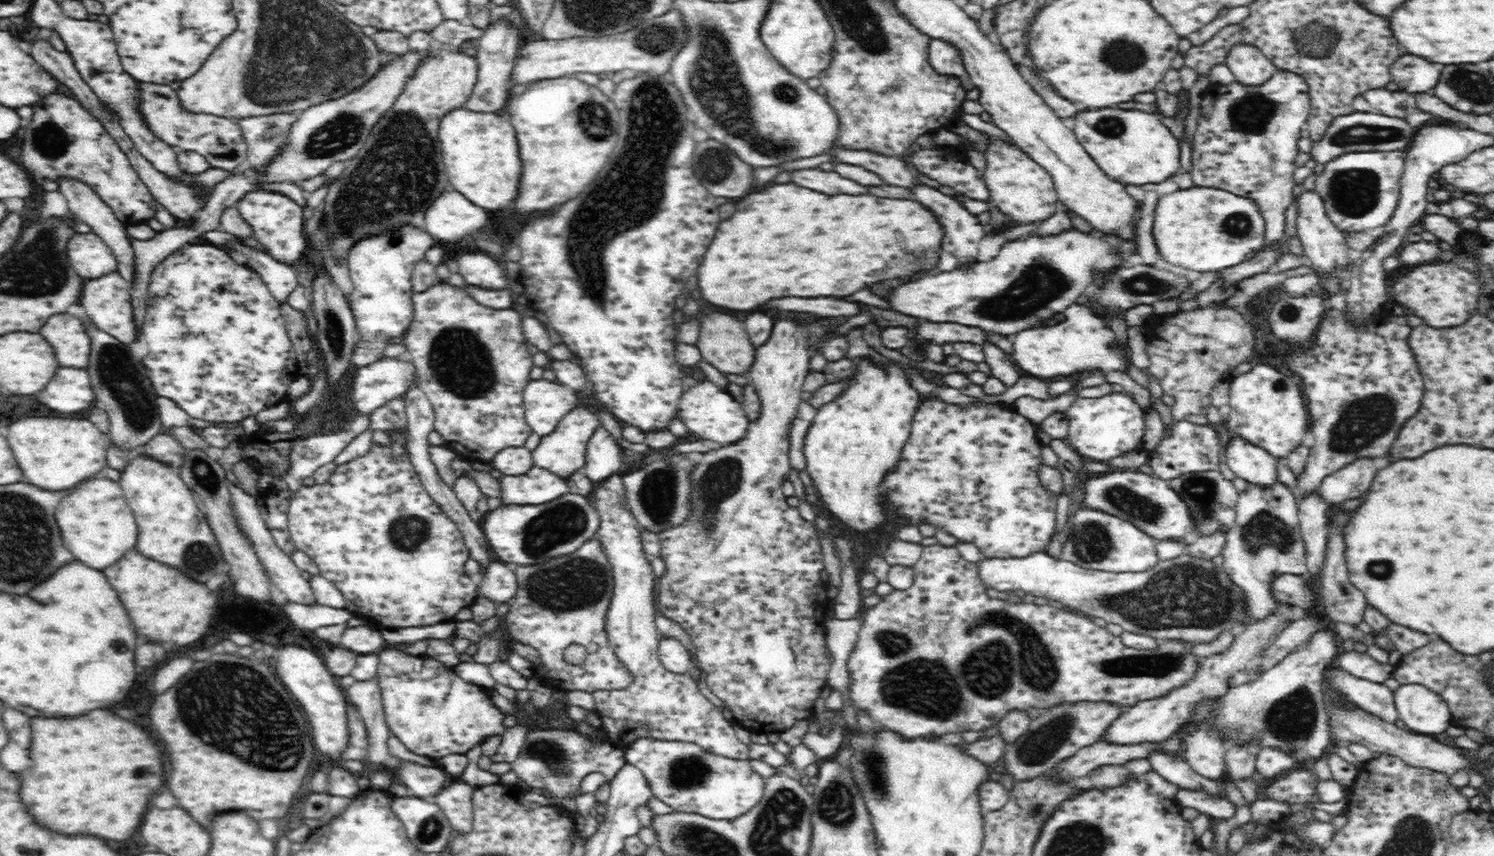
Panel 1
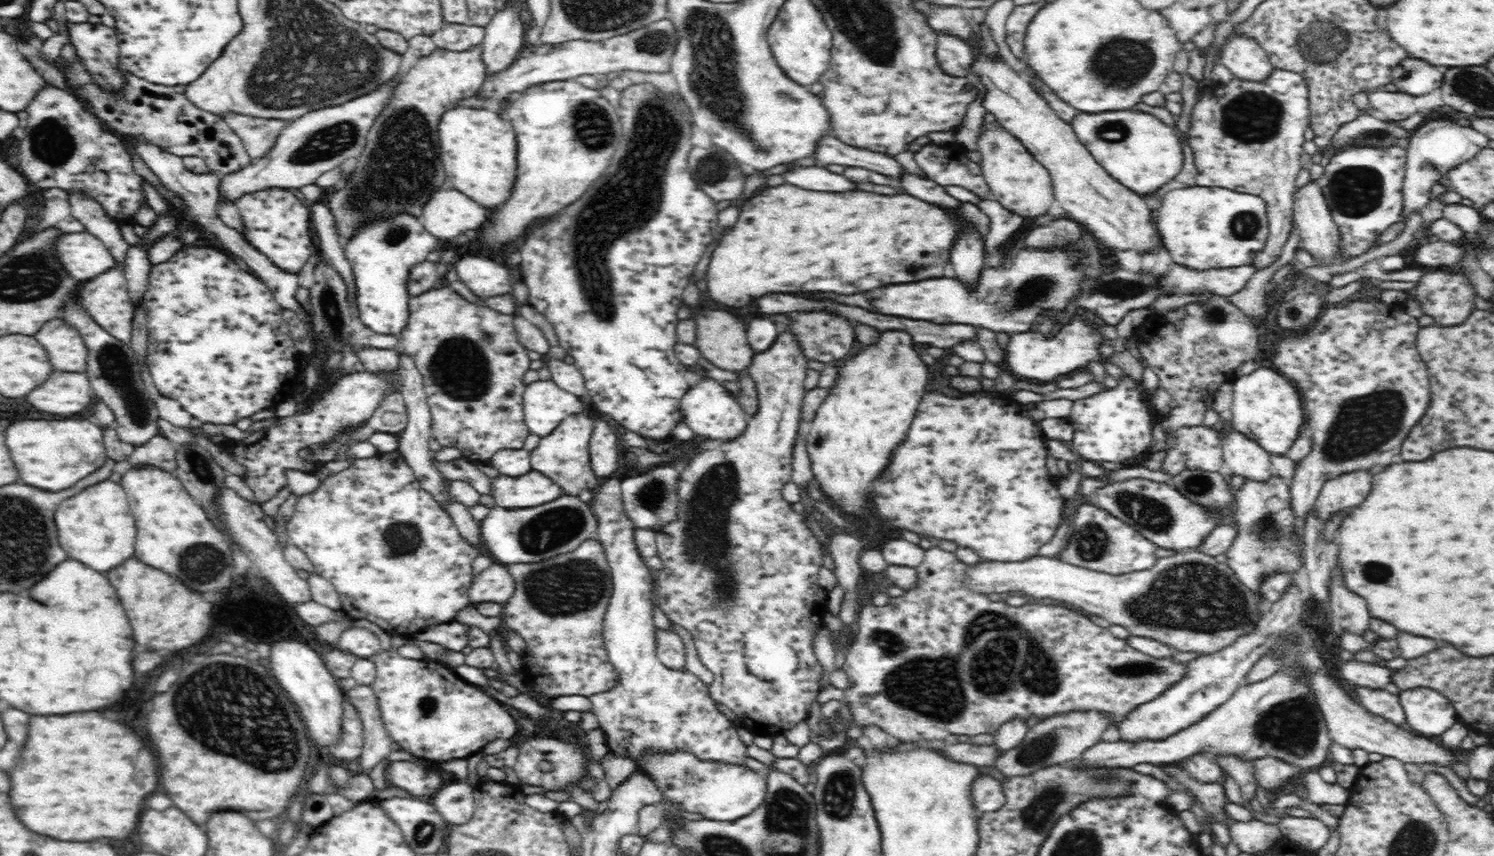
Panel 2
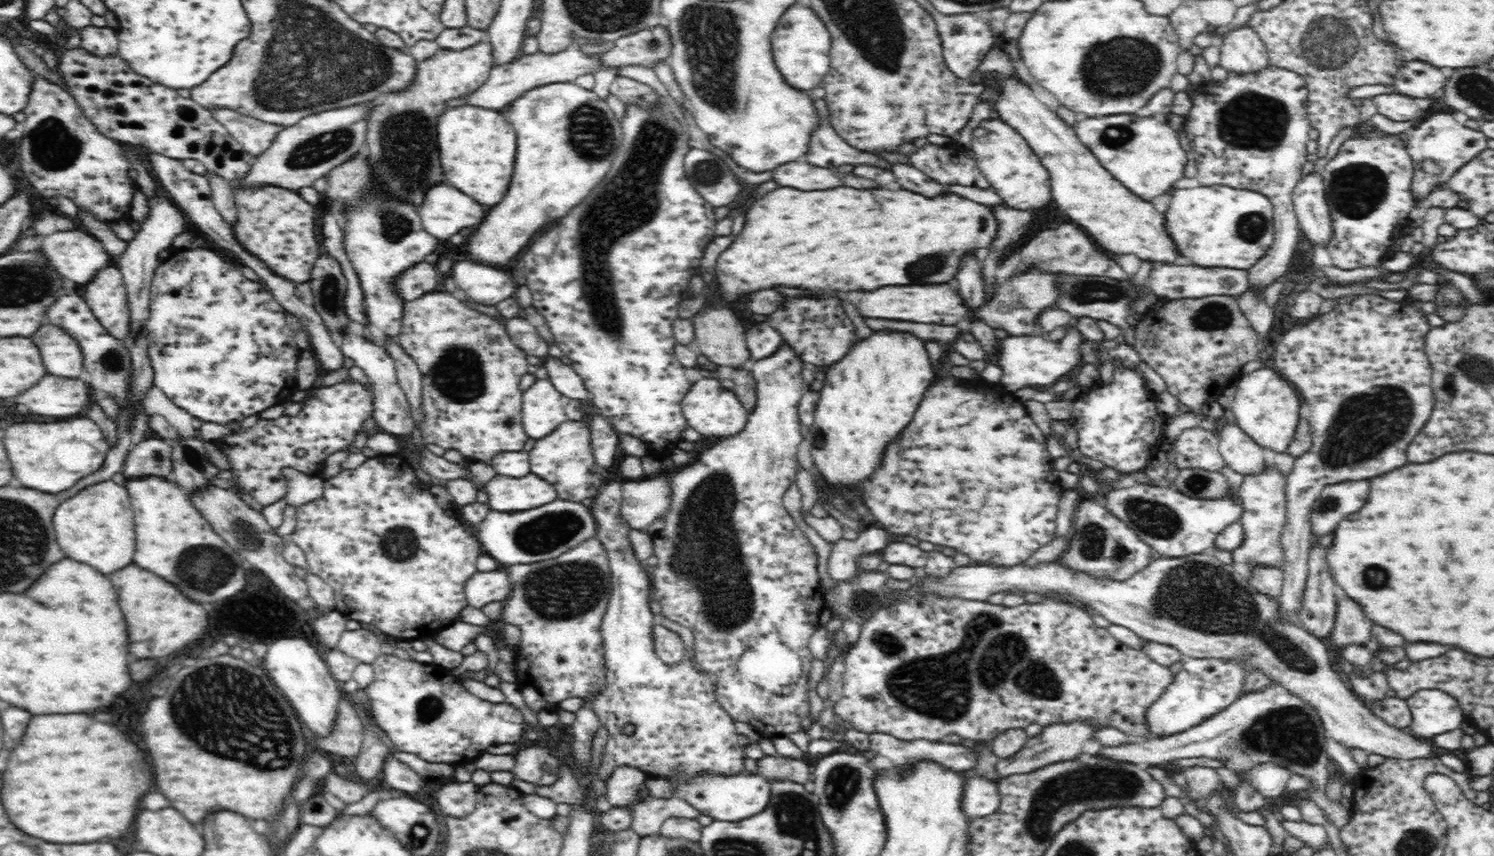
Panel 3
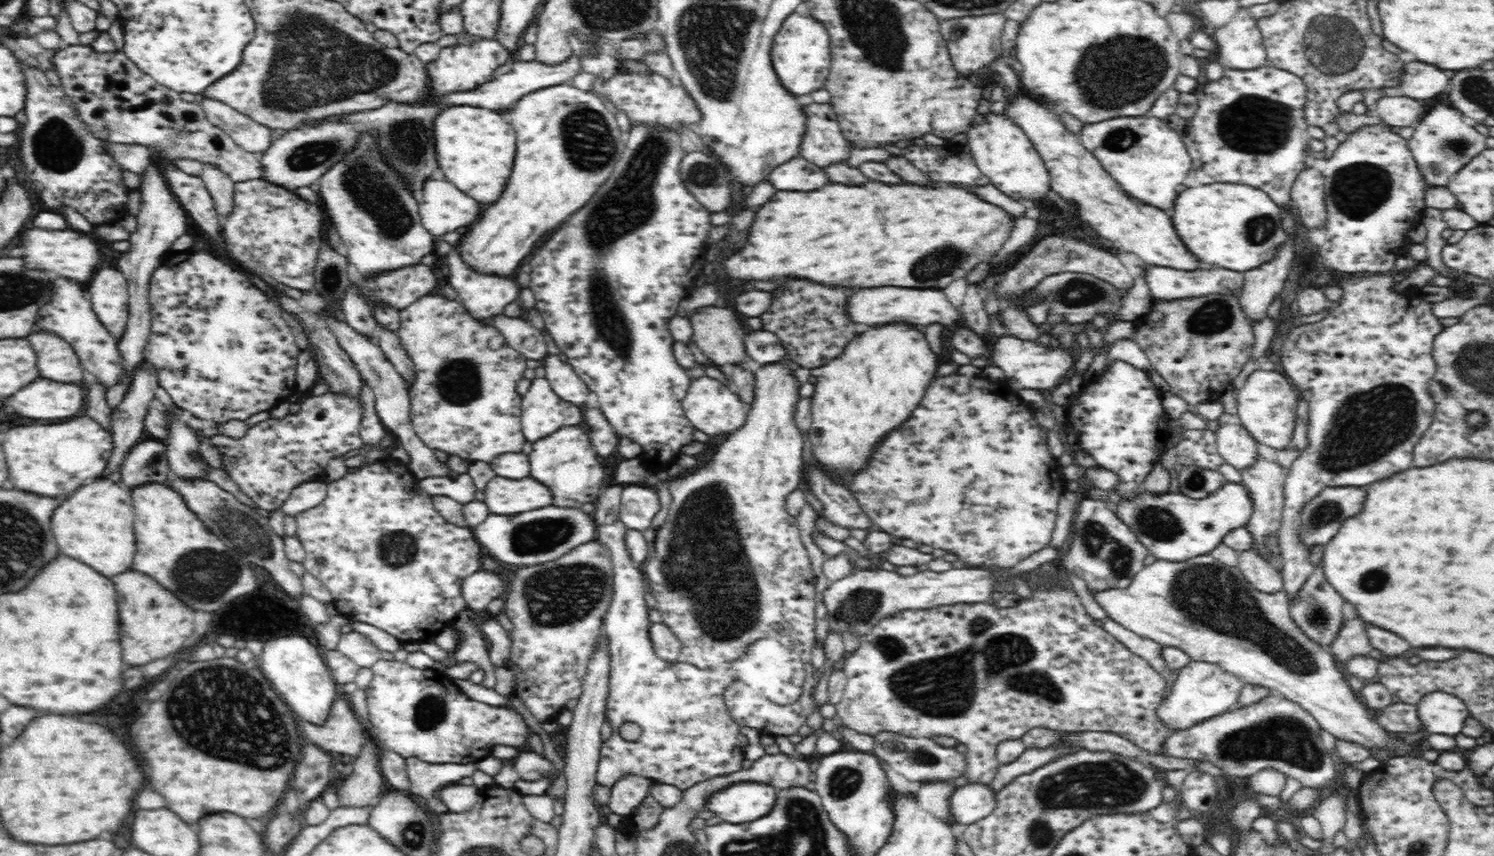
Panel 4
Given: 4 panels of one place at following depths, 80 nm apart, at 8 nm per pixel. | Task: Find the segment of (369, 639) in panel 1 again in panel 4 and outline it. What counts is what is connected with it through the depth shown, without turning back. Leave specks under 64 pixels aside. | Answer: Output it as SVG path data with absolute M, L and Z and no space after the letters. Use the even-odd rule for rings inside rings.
M354 631L342 634L337 648L360 668L371 668L381 659L380 650L372 644L372 641Z

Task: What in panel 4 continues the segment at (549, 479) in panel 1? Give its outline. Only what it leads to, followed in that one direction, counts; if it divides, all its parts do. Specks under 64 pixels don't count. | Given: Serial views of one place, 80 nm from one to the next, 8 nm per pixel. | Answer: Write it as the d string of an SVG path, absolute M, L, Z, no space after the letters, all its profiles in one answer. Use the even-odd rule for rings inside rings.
M495 476L484 488L485 506L492 515L514 516L552 504L549 488L531 476L512 480Z

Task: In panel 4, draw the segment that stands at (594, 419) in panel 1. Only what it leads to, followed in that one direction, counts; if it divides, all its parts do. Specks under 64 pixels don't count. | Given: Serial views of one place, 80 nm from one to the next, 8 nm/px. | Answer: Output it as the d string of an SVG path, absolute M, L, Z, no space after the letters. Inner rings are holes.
M581 425L562 427L558 432L546 438L537 440L532 444L532 451L527 454L530 463L530 476L549 488L552 495L552 506L556 508L571 508L571 510L581 510L584 504L594 504L598 496L602 495L603 488L607 485L604 480L604 466L598 460L596 452L590 444L587 431Z

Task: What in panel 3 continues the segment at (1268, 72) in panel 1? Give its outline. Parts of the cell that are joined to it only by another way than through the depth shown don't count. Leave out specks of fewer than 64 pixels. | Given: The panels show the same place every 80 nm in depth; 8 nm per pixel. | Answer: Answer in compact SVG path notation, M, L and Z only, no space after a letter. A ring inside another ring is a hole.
M1248 22L1220 33L1219 65L1227 71L1256 72L1269 65L1267 48Z

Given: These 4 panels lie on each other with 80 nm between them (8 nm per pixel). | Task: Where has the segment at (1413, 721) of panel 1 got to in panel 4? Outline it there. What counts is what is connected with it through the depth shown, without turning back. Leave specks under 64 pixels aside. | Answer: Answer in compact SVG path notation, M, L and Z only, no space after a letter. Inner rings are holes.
M1432 692L1422 698L1420 704L1416 704L1418 713L1424 721L1426 731L1422 735L1402 734L1406 745L1428 736L1428 734L1446 734L1455 737L1460 734L1464 721L1470 717L1470 711L1461 698L1452 696L1446 692Z

